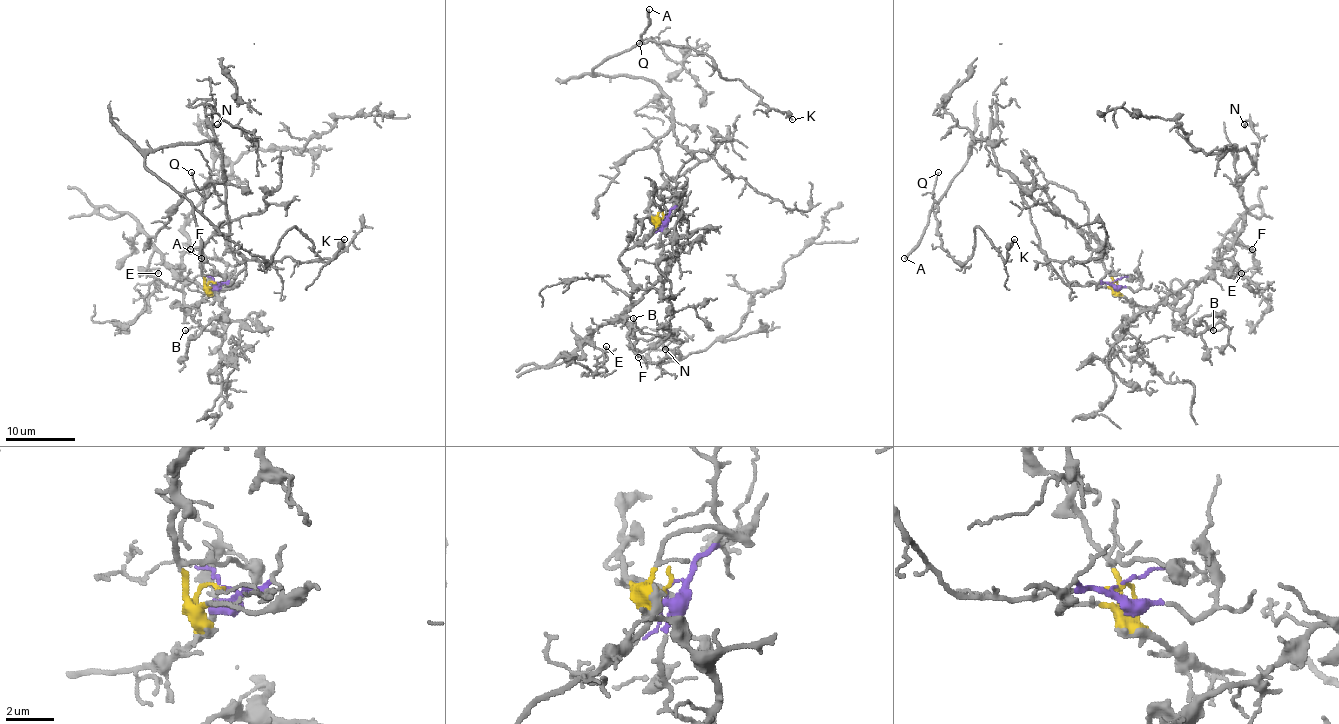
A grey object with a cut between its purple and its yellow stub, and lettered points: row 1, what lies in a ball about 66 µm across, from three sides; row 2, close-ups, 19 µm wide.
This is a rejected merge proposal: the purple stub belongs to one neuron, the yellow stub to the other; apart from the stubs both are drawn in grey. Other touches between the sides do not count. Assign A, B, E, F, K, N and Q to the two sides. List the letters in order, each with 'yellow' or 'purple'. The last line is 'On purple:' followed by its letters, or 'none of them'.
A: purple
B: yellow
E: yellow
F: yellow
K: purple
N: yellow
Q: purple
On purple: A, K, Q

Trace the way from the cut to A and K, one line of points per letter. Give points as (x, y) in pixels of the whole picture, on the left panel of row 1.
A: (214, 282), (228, 286), (245, 265), (230, 246), (219, 147), (158, 147), (144, 164), (190, 202), (200, 258)
K: (214, 282), (245, 265), (219, 147), (158, 147), (144, 164), (270, 261), (294, 227), (324, 261), (345, 239)

